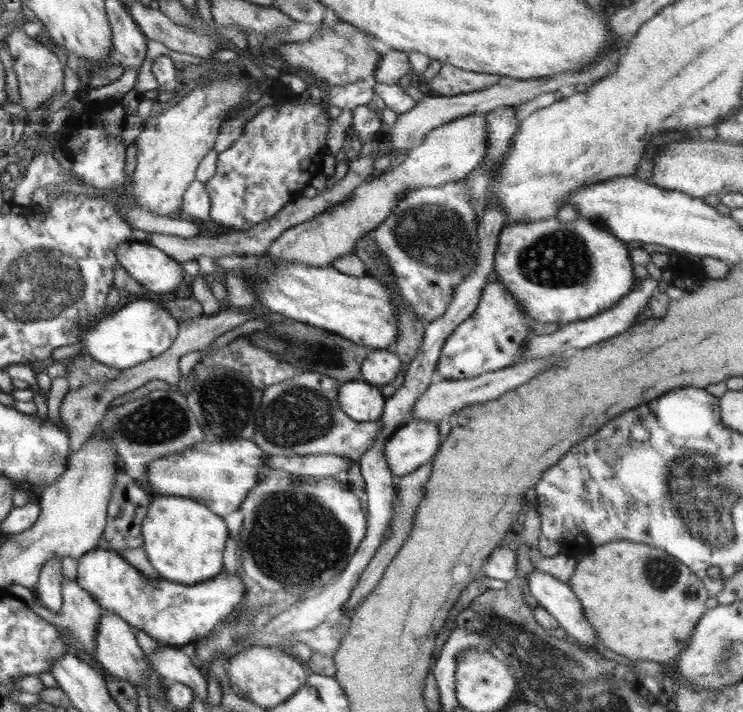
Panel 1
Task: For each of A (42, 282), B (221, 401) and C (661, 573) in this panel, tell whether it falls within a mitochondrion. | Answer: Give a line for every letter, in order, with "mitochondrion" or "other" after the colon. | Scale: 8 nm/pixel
A: mitochondrion
B: mitochondrion
C: mitochondrion

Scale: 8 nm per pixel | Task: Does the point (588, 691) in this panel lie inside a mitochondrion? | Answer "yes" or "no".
yes

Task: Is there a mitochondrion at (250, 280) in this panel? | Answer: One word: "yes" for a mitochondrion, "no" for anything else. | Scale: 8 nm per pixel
no

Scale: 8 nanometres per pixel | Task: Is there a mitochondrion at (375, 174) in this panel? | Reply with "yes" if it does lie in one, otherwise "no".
no

